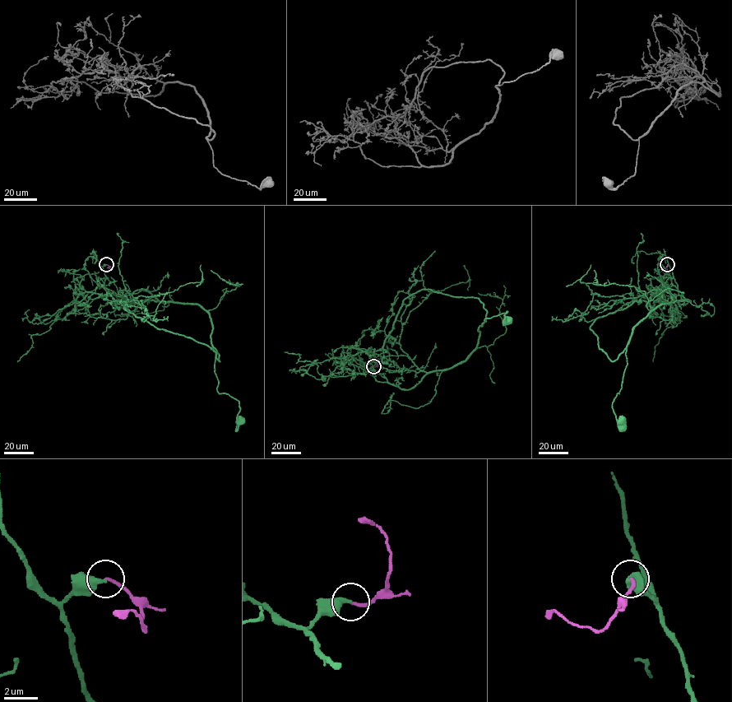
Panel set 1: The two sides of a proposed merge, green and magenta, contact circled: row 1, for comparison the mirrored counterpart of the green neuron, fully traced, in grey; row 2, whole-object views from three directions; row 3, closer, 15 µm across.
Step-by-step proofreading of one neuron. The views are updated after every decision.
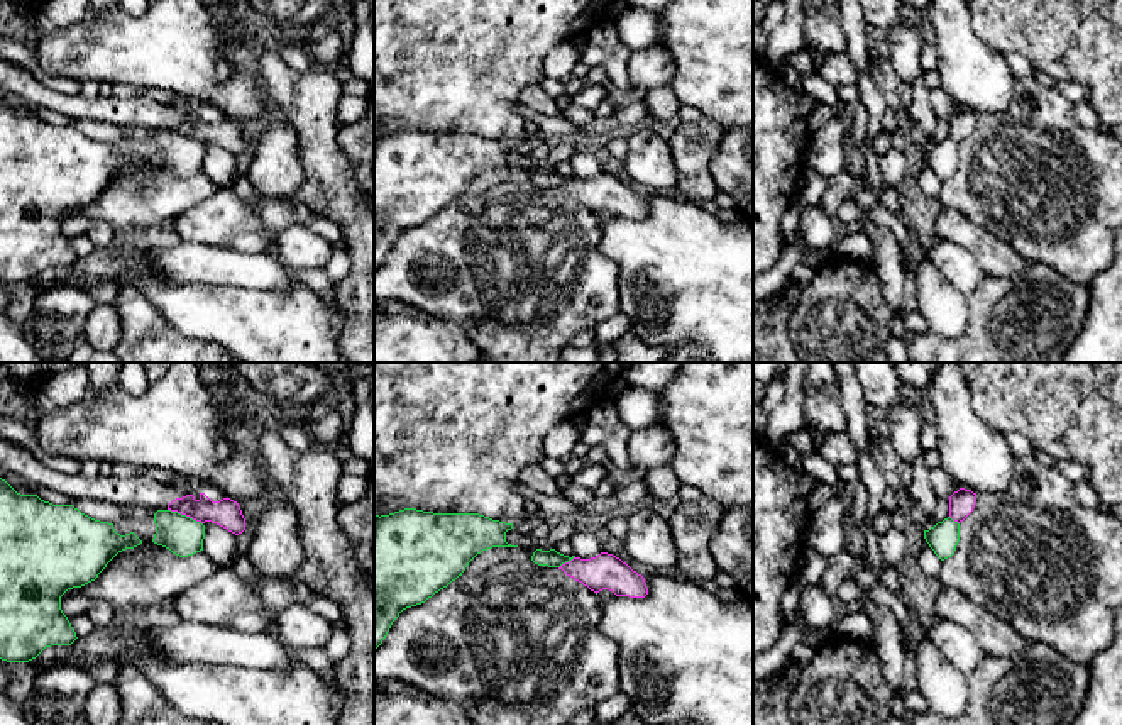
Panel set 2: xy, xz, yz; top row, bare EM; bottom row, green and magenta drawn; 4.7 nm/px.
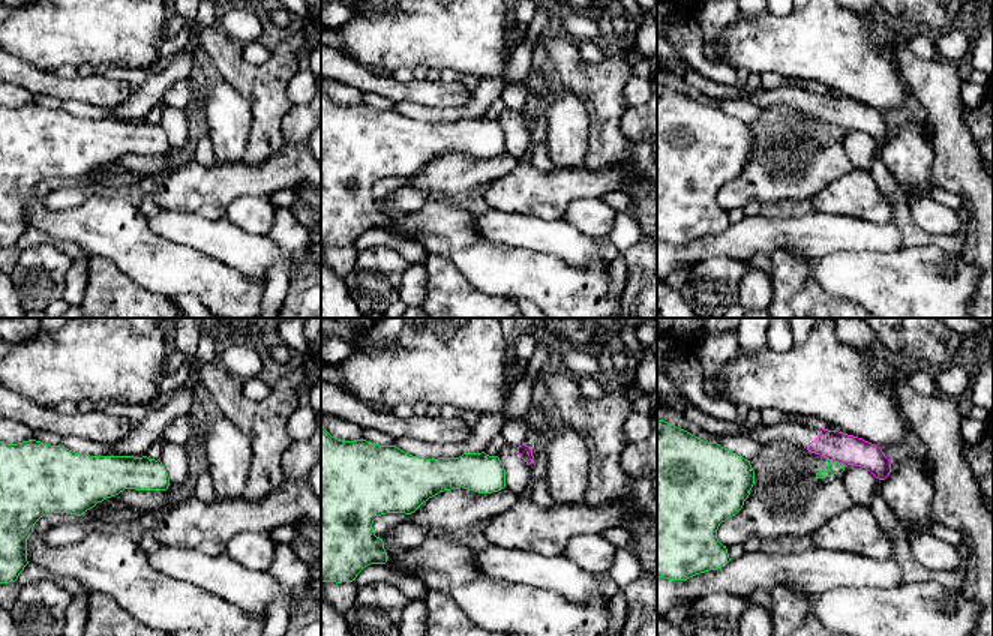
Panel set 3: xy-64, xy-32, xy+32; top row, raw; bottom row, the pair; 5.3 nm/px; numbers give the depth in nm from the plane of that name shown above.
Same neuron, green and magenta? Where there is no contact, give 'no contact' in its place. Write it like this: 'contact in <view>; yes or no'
contact in xy; no

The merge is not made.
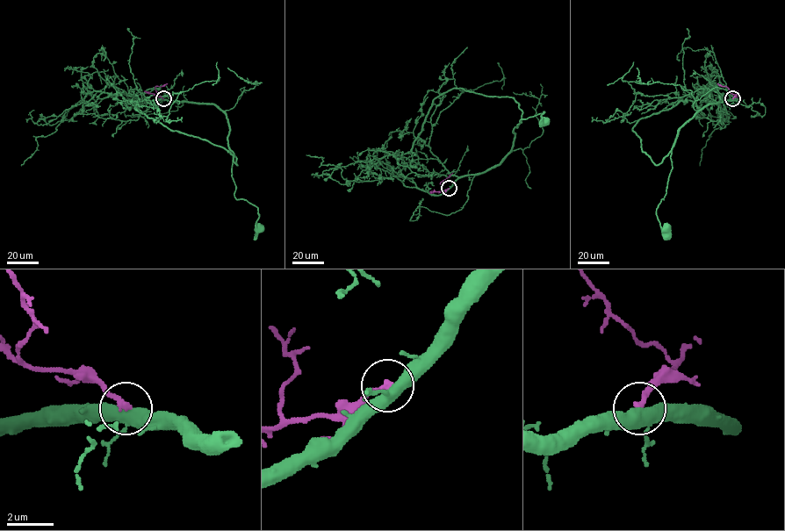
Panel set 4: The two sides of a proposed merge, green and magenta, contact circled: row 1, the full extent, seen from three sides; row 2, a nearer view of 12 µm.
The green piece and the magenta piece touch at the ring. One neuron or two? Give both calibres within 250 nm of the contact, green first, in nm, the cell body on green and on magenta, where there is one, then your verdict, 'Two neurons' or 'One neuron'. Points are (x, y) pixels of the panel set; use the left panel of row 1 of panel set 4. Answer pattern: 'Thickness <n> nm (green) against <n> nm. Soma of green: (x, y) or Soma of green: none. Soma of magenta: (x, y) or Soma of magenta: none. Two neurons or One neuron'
Thickness 420 nm (green) against 260 nm. Soma of green: (258, 228). Soma of magenta: none. Two neurons

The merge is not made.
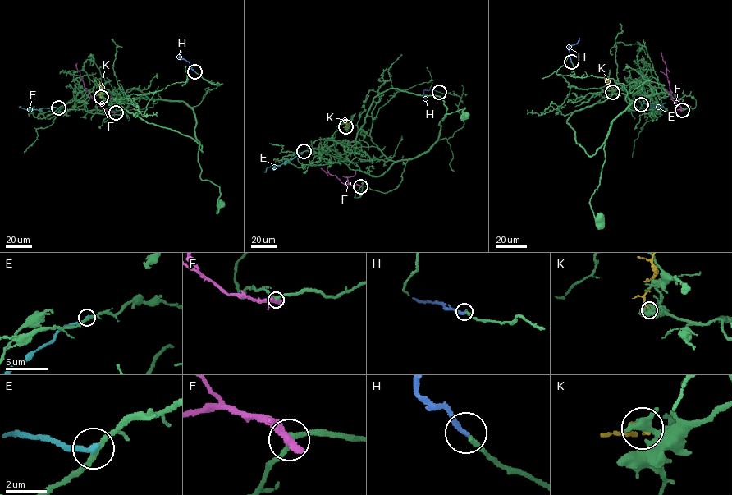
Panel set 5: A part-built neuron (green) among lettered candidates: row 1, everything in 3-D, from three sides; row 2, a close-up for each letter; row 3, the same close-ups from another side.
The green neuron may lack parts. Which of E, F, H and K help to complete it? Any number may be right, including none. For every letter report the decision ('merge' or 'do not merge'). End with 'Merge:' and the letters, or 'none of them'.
E: do not merge
F: do not merge
H: merge
K: do not merge
Merge: H

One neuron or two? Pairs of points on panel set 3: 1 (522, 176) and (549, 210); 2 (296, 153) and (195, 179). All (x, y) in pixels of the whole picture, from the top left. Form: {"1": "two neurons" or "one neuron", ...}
{"1": "one neuron", "2": "one neuron"}

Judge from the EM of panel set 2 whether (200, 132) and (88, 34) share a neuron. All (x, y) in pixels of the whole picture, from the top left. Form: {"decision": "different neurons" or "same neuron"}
{"decision": "different neurons"}

